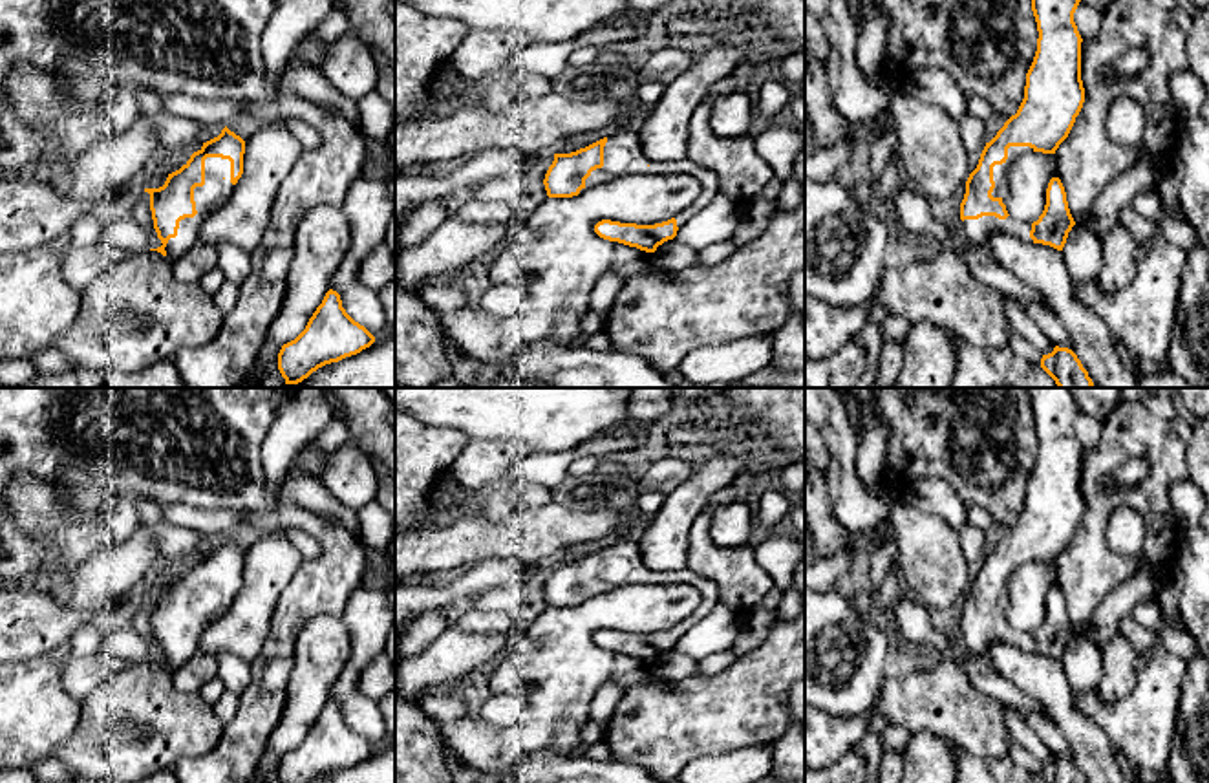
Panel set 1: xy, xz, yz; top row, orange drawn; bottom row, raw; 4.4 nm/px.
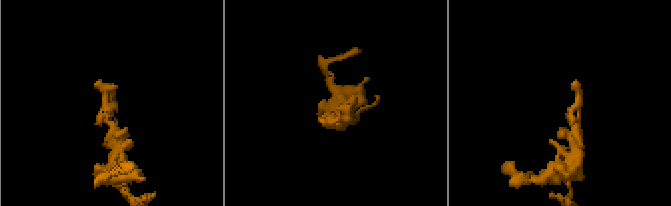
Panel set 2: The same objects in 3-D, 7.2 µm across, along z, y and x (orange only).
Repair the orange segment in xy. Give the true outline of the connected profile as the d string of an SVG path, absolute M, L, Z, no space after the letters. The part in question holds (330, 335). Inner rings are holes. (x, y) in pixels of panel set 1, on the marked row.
M329 289L305 329L278 353L285 384L298 384L318 368L369 348L375 337L342 307L340 295Z

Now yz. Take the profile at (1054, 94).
M1032 0L1039 38L1026 73L1024 99L1017 113L986 143L966 181L960 220L969 243L988 247L990 238L1002 232L1063 251L1075 225L1059 177L1050 179L1044 210L1033 223L1013 220L1006 201L1013 161L1026 152L1055 154L1083 108L1083 38L1074 22L1079 2Z

